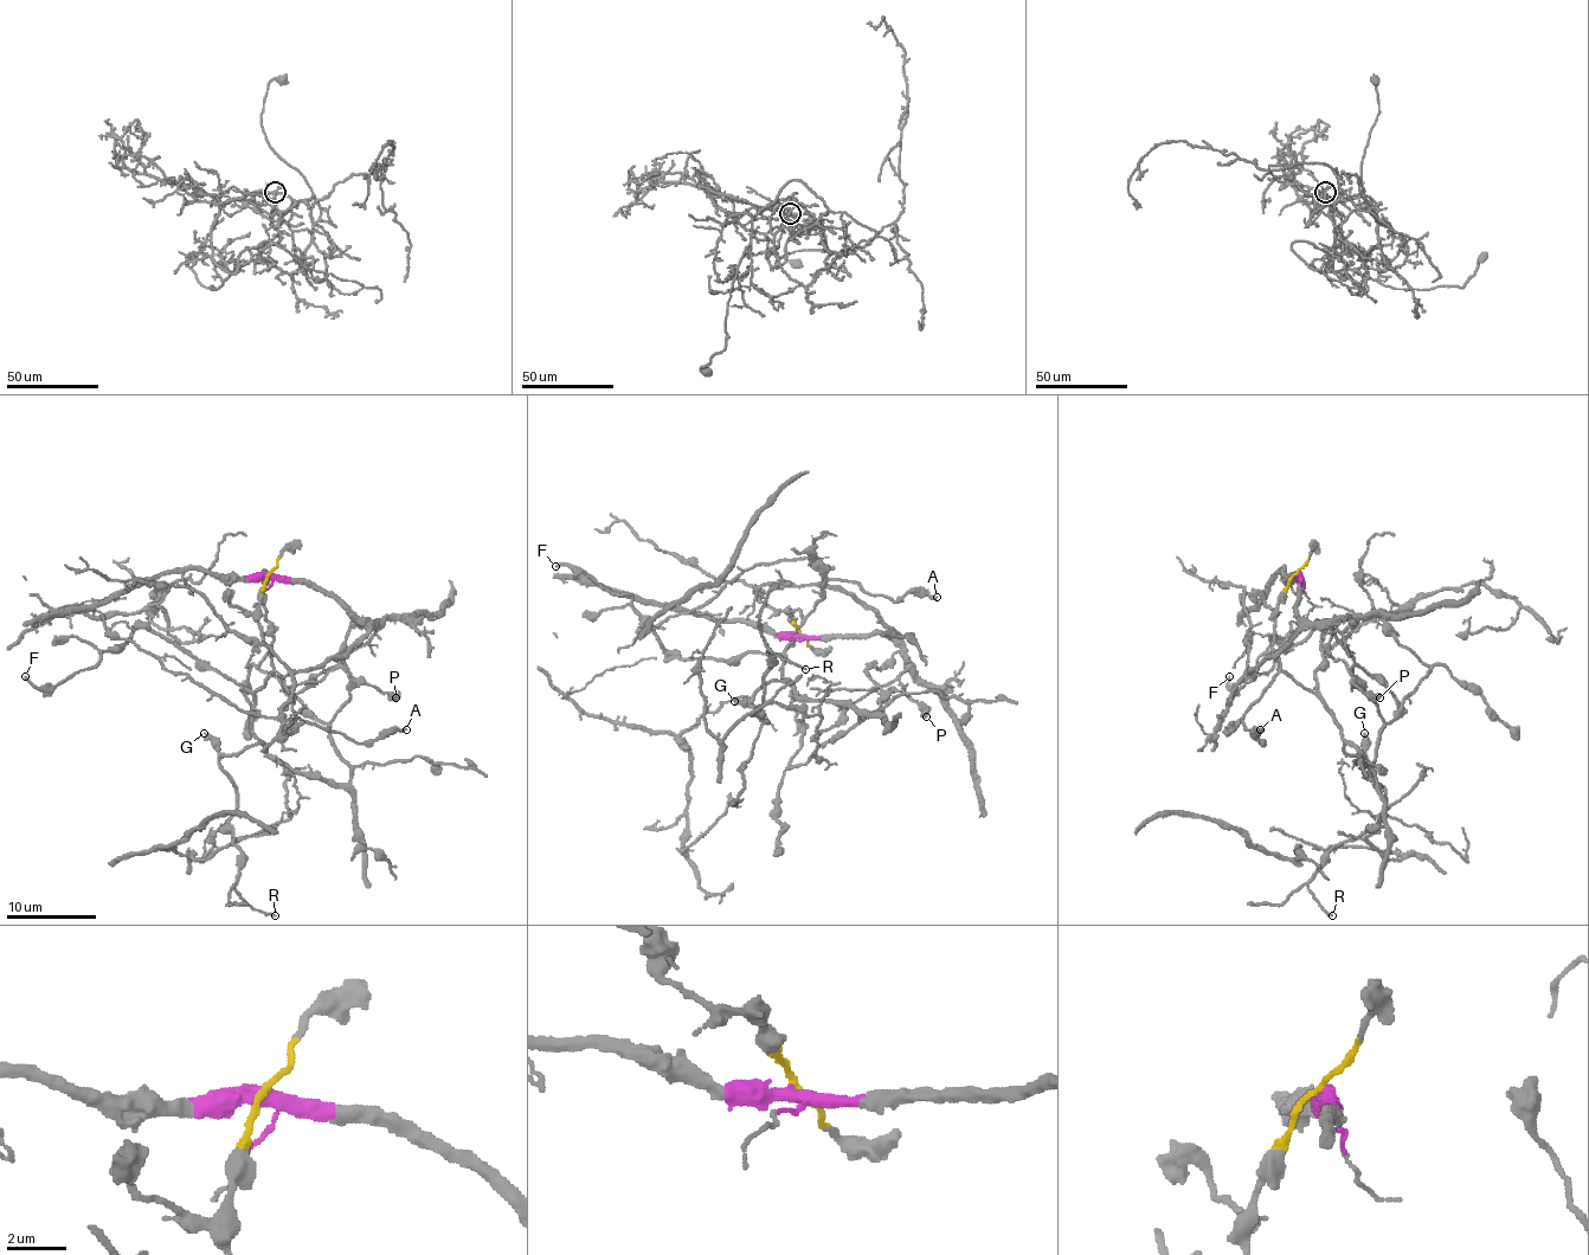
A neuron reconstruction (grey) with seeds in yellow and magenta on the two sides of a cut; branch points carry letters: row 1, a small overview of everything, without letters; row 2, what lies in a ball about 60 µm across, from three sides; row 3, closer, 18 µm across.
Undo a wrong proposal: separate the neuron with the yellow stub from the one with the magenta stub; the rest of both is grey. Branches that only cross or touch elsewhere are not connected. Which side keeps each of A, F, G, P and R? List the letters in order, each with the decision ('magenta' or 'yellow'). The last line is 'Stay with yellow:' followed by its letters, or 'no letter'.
A: yellow
F: yellow
G: yellow
P: yellow
R: yellow
Stay with yellow: A, F, G, P, R

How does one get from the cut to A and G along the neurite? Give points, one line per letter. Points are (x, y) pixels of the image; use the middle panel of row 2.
A: (799, 634), (789, 613), (797, 609), (802, 617), (831, 579), (894, 602), (908, 592), (937, 597)
G: (799, 634), (789, 613), (797, 609), (804, 619), (786, 649), (786, 681), (770, 681), (747, 699), (734, 701)

